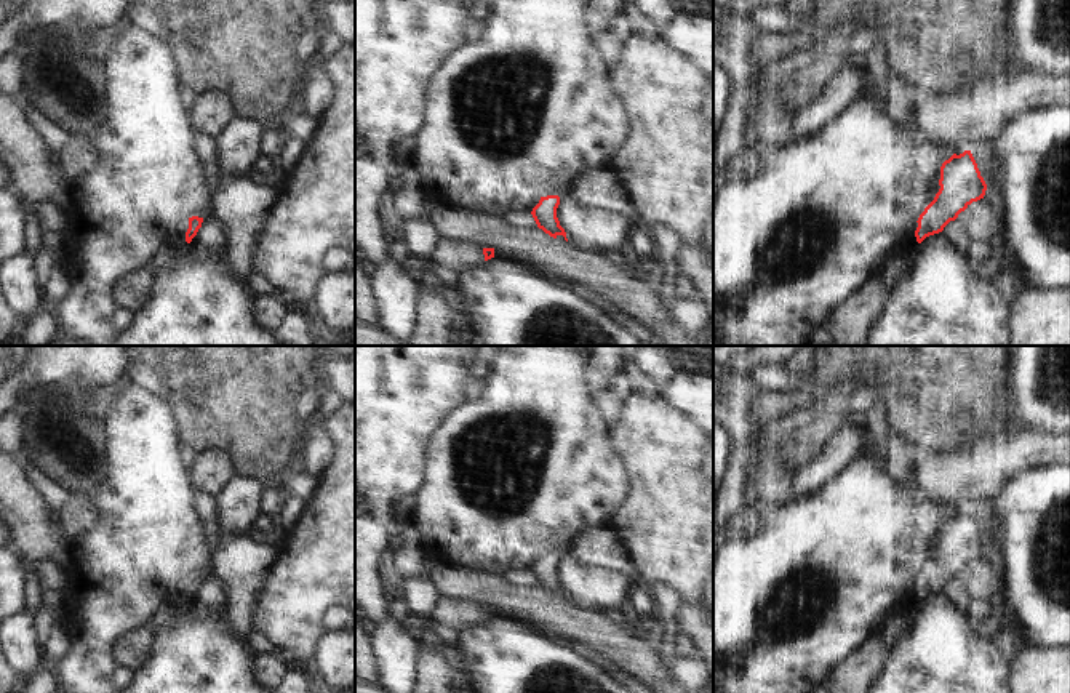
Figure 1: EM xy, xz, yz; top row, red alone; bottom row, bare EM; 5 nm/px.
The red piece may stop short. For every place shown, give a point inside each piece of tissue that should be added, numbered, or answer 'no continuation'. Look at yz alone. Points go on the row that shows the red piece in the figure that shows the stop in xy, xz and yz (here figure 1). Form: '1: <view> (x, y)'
no continuation

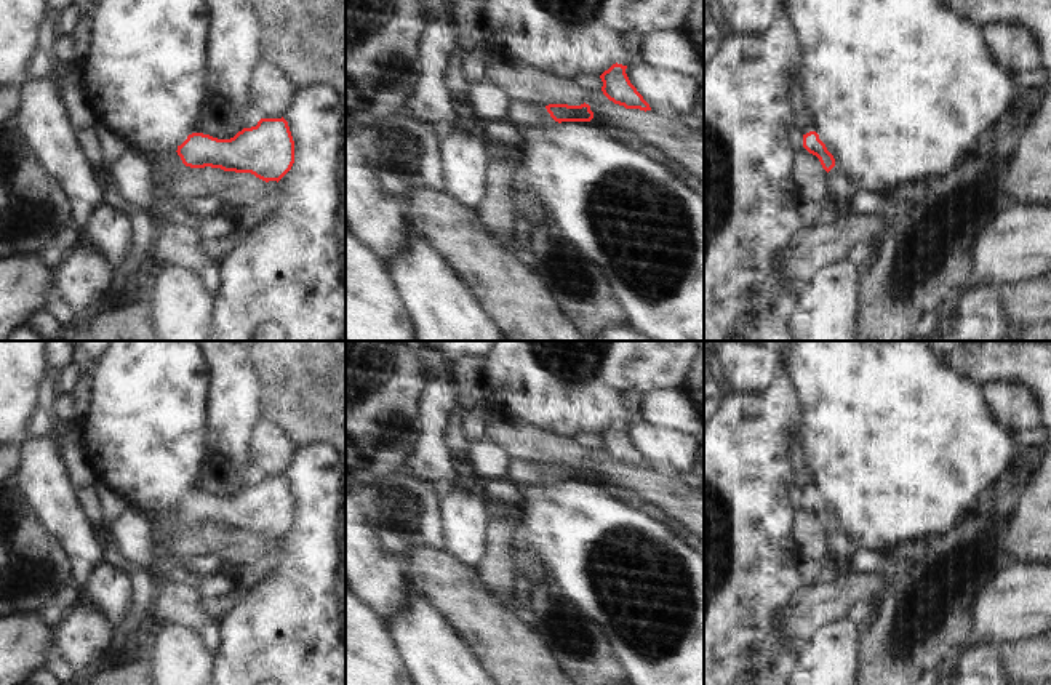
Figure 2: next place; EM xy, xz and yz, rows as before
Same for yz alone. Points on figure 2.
1: yz (840, 184)

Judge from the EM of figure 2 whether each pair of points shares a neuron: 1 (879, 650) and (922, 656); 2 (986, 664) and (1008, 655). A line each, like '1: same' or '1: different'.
1: same
2: different

